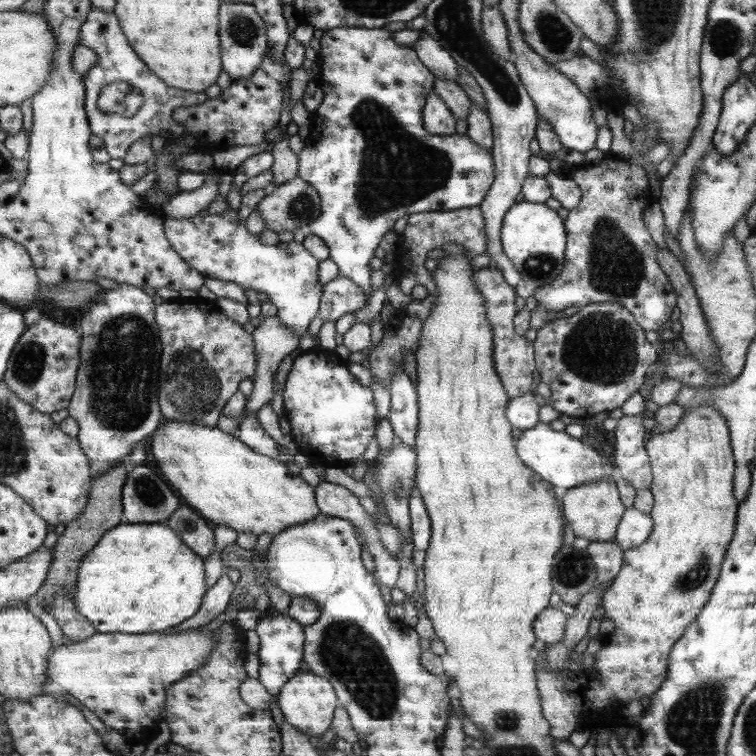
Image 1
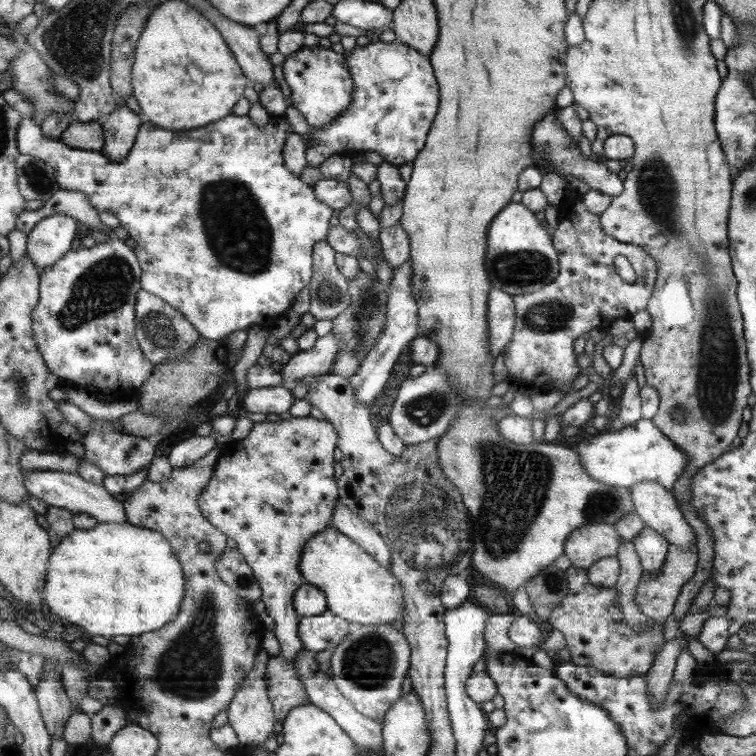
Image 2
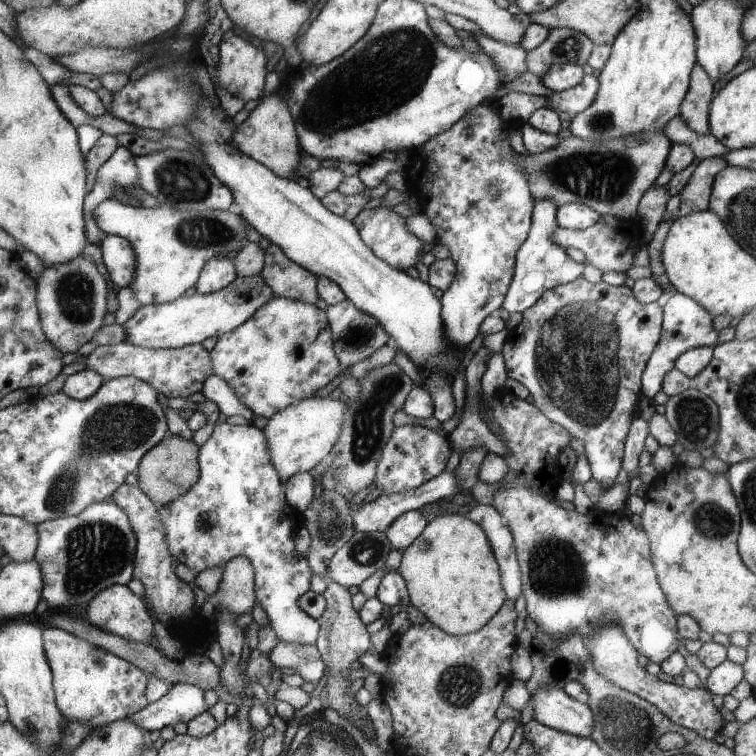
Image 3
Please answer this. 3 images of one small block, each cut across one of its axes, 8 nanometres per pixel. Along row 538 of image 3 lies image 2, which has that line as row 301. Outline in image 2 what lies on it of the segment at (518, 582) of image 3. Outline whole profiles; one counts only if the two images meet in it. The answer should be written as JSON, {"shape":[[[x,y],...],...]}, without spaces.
{"shape":[[[491,289],[488,300],[488,324],[492,358],[496,358],[513,337],[516,322],[513,297],[499,289]]]}

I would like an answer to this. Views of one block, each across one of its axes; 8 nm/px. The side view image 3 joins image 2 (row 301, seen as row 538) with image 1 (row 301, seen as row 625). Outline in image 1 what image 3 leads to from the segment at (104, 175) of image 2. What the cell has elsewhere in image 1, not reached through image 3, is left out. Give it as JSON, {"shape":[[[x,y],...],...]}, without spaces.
{"shape":[[[207,209],[186,219],[166,218],[166,236],[176,253],[187,262],[191,268],[202,273],[208,279],[236,282],[244,291],[255,290],[257,293],[266,293],[270,303],[277,307],[277,316],[284,322],[286,328],[296,332],[302,338],[308,331],[310,322],[319,314],[319,304],[323,297],[323,282],[319,276],[321,262],[298,242],[282,243],[275,246],[263,244],[259,236],[248,232],[245,221],[240,221],[239,211],[224,211],[220,214],[209,214]]]}

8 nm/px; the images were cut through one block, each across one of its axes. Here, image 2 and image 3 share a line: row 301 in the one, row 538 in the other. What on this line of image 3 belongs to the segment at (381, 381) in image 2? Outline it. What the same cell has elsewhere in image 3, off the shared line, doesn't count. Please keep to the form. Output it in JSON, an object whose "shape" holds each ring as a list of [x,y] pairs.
{"shape":[[[415,509],[394,520],[386,530],[385,536],[394,549],[404,551],[412,545],[412,542],[420,536],[428,524],[429,522],[420,510]]]}

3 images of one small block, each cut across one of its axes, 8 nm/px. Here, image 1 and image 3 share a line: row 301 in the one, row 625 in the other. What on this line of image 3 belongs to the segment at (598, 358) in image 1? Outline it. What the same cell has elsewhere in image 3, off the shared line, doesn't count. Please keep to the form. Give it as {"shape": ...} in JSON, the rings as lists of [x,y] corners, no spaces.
{"shape":[[[618,625],[607,627],[592,641],[584,642],[592,654],[596,670],[601,676],[607,677],[608,681],[655,705],[675,724],[682,725],[686,729],[699,734],[705,740],[713,740],[717,734],[721,733],[726,722],[718,705],[712,702],[712,694],[705,687],[690,689],[685,685],[669,684],[662,682],[657,676],[650,676],[637,661],[638,650],[628,643],[624,630],[620,629]]]}

